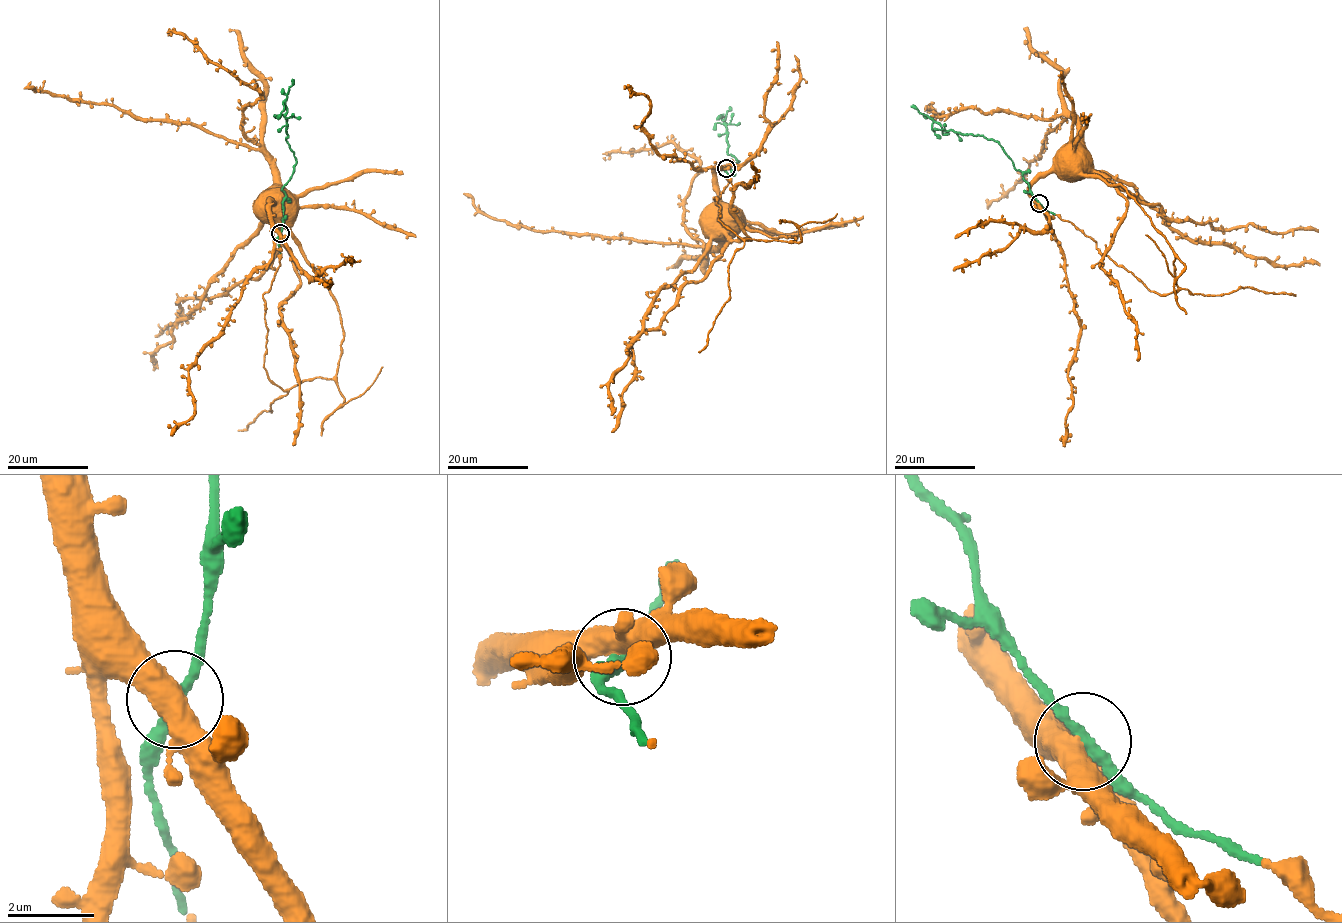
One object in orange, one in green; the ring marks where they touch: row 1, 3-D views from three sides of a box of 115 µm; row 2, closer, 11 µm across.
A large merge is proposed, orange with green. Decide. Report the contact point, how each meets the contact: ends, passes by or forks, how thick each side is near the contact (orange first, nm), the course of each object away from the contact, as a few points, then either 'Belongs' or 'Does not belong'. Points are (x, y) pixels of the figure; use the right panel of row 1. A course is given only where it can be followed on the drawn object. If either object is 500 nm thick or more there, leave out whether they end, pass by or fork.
Place: (1039, 203). Thickness 500 nm (orange) against 240 nm. Course of orange: (1039, 204), (1032, 197), (1030, 185), (1061, 162). Course of green: (1039, 204), (1021, 172), (996, 141), (944, 130), (911, 106). Belongs

